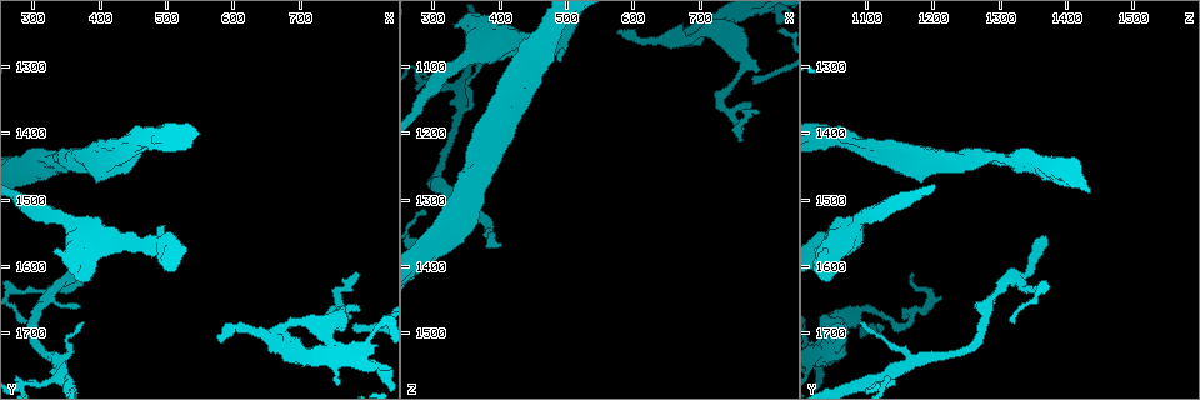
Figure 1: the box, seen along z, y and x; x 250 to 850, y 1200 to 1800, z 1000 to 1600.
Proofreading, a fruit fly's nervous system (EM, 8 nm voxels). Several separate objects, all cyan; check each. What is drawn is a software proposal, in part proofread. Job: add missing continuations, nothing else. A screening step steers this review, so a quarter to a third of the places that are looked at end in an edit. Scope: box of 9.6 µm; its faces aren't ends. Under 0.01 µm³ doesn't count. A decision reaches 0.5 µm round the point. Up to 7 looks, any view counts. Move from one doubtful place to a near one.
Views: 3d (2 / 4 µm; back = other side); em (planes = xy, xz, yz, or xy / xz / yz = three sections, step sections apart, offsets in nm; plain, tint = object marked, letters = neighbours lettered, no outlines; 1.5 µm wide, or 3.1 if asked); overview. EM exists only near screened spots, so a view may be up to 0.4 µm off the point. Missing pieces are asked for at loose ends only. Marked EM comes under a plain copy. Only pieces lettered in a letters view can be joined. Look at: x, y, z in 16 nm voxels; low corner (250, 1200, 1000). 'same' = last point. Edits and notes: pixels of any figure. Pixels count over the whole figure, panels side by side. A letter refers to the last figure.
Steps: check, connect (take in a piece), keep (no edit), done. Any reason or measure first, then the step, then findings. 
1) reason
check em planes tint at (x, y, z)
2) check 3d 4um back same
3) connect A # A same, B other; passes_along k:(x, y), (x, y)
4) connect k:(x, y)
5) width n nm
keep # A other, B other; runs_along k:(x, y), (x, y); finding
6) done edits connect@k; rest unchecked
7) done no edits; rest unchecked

branch stops here
check 3d 2um at (785, 1610, 1175)

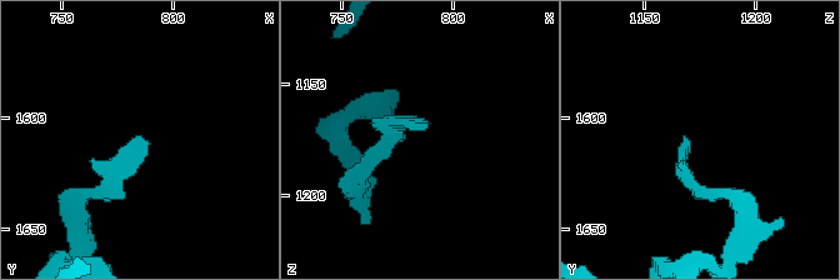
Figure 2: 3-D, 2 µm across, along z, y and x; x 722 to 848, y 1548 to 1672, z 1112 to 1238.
check em xy step 8 tint at (788, 1613, 1168)

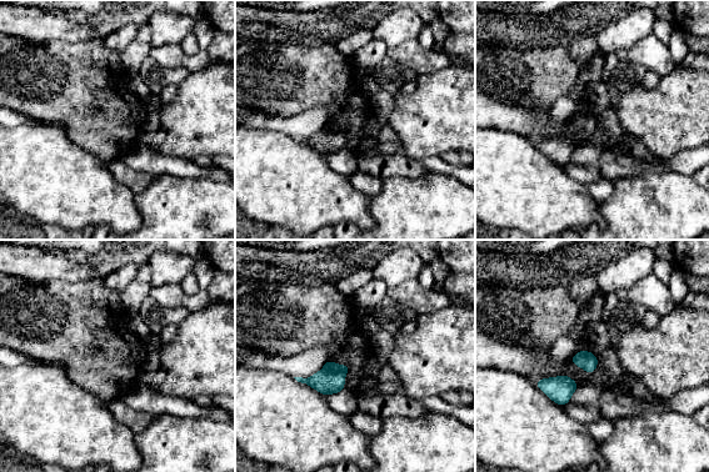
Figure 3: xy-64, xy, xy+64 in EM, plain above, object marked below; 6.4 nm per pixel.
cut it another way
check em planes letters same

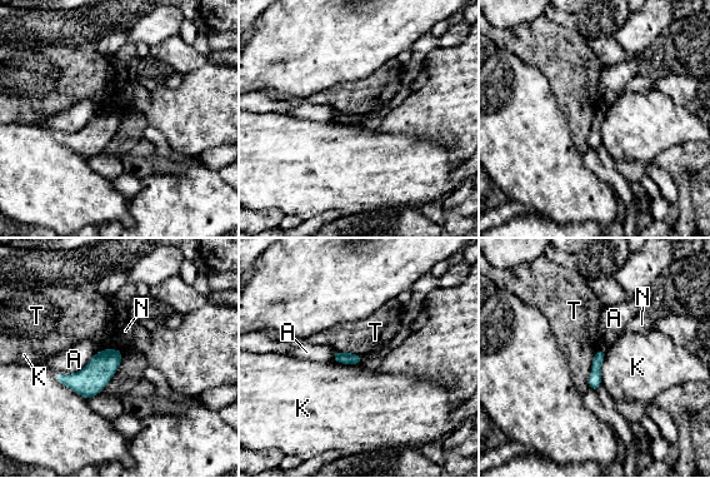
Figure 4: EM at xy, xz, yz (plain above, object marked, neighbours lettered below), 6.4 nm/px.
longest_contact A 340 nm
keep # A other, K other, N other, T other; border 4:(598, 347), (591, 363), (589, 389); no lettered piece goes on from it

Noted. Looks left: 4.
branch stops here
check em xz step 4 tint at (485, 1545, 1085)

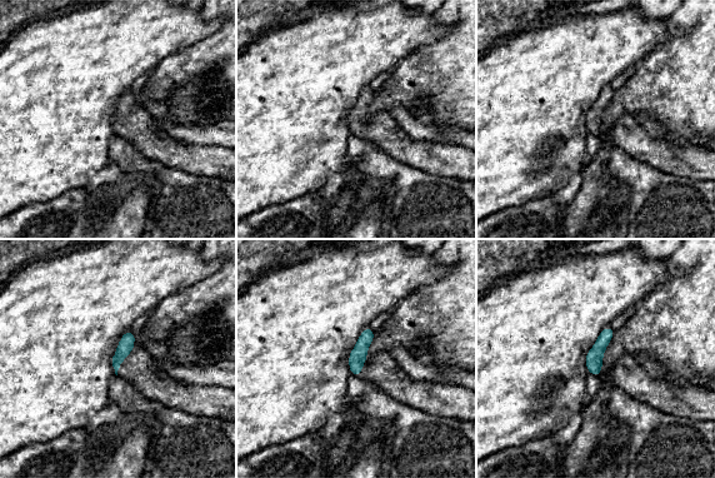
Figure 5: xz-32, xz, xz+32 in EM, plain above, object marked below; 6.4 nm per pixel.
see the neighbours
check em xz step 4 letters same

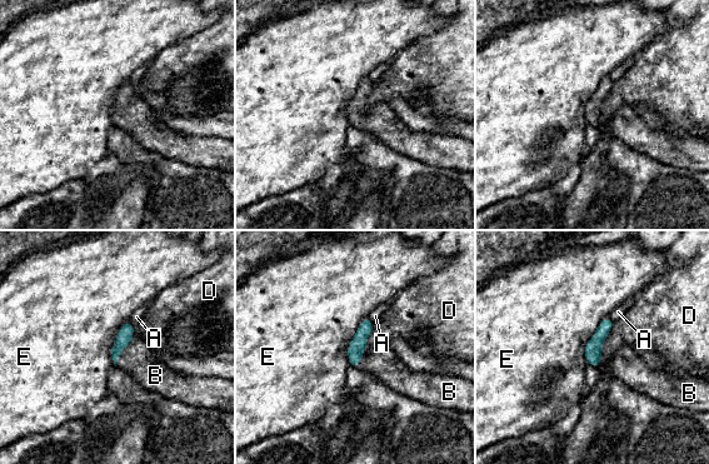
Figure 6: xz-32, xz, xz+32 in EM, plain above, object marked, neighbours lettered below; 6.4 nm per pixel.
connect B # A other, B same, D other, E other; it goes on there

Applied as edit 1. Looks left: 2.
check overview

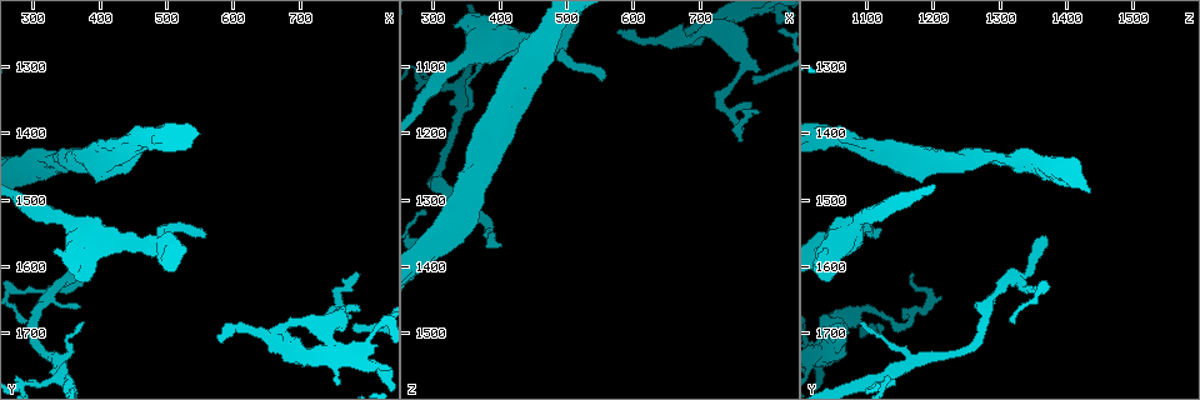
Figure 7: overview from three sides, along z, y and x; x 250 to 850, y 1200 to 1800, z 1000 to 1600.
free end
check em planes letters at (405, 1560, 1370)

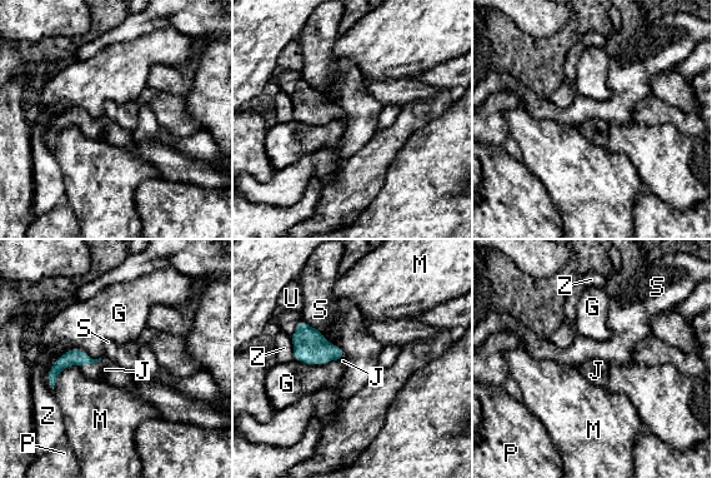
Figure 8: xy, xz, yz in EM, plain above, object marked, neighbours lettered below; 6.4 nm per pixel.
connect J # G other, J same, M other, P other, S other, U other, Z other; passes_along 8:(74, 357), (91, 363), (105, 369); the neuron continues

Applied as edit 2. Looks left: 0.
done edits connect@6, connect@8; rest unchecked

